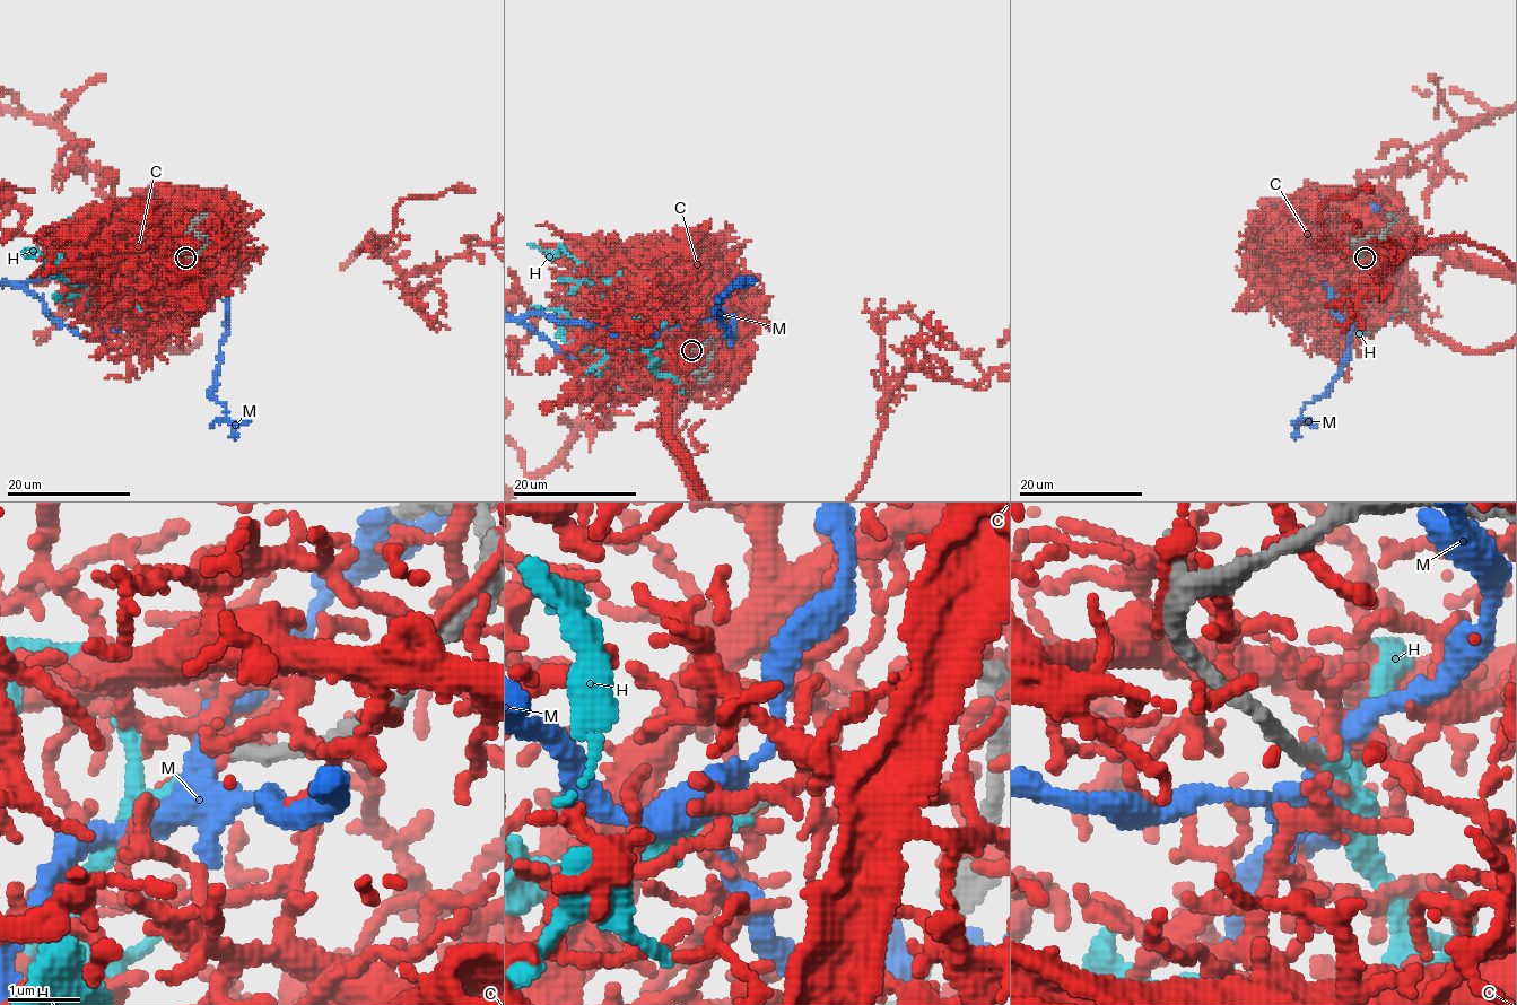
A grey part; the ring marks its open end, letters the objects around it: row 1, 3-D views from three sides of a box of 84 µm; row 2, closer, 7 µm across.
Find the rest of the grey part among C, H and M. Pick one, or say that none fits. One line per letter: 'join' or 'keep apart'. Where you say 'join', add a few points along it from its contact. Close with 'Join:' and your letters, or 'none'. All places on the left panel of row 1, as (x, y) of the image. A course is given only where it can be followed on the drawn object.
C: keep apart
H: join
M: keep apart
Join: H

